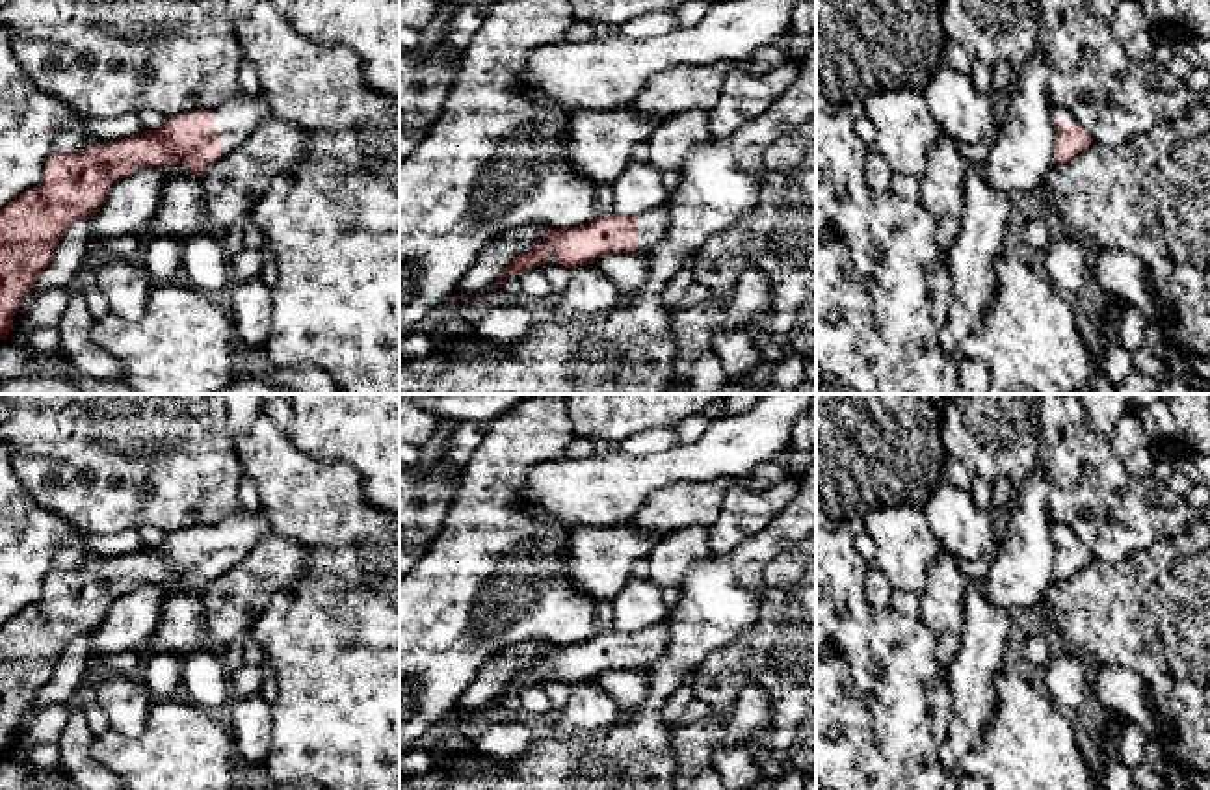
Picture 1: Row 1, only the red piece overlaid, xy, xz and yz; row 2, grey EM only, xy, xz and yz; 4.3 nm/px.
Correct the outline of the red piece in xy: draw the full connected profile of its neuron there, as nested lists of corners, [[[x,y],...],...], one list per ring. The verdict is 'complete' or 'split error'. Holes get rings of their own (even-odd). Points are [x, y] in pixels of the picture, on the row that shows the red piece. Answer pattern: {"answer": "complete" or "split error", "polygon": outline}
{"answer": "split error", "polygon": [[[264,93],[238,95],[216,110],[169,115],[156,130],[76,152],[56,152],[41,182],[0,210],[0,340],[54,249],[80,219],[93,219],[112,188],[145,169],[188,164],[203,175],[271,115]]]}

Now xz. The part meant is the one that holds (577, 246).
{"answer": "split error", "polygon": [[[665,204],[636,217],[610,214],[585,227],[552,229],[532,251],[519,255],[491,288],[502,288],[506,279],[520,275],[530,268],[545,268],[546,253],[556,257],[556,264],[574,270],[591,264],[602,255],[632,253],[638,249],[647,251],[664,238],[665,230]]]}

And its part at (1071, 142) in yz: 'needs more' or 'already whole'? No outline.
needs more

